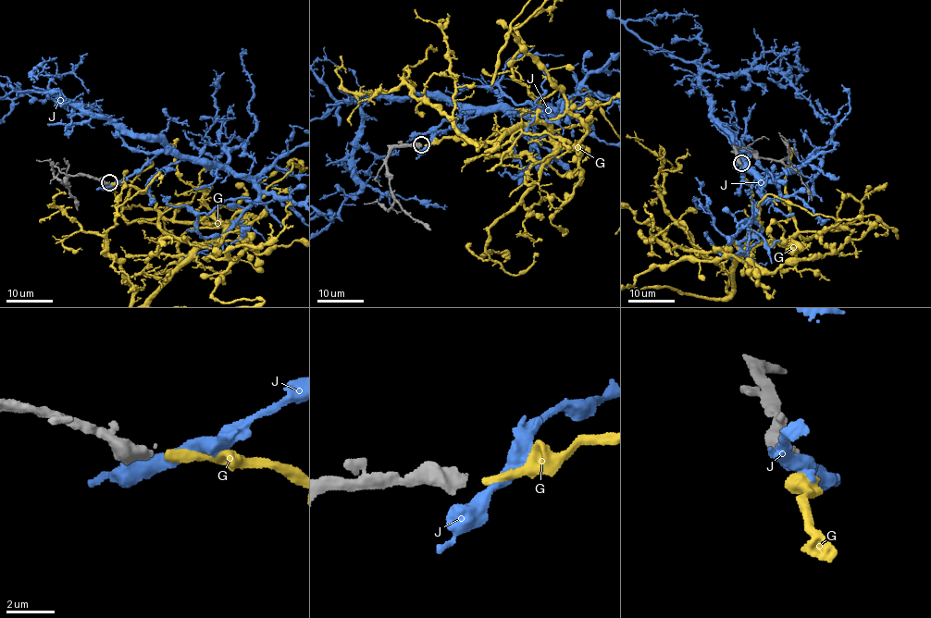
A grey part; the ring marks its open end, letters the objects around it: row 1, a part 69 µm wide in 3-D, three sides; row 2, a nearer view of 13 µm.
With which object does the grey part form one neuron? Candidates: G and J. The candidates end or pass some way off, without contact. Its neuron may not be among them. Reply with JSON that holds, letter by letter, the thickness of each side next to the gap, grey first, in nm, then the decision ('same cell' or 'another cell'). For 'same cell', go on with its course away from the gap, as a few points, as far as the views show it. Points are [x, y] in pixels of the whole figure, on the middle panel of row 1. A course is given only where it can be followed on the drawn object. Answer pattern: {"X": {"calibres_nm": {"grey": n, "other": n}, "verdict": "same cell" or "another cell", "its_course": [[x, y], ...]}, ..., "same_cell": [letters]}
{"G": {"calibres_nm": {"grey": 460, "other": 380}, "verdict": "same cell", "its_course": [[424, 144], [484, 144], [522, 128], [478, 150], [405, 83], [349, 92], [336, 71], [341, 55]]}, "J": {"calibres_nm": {"grey": 460, "other": 440}, "verdict": "another cell"}, "same_cell": ["G"]}

